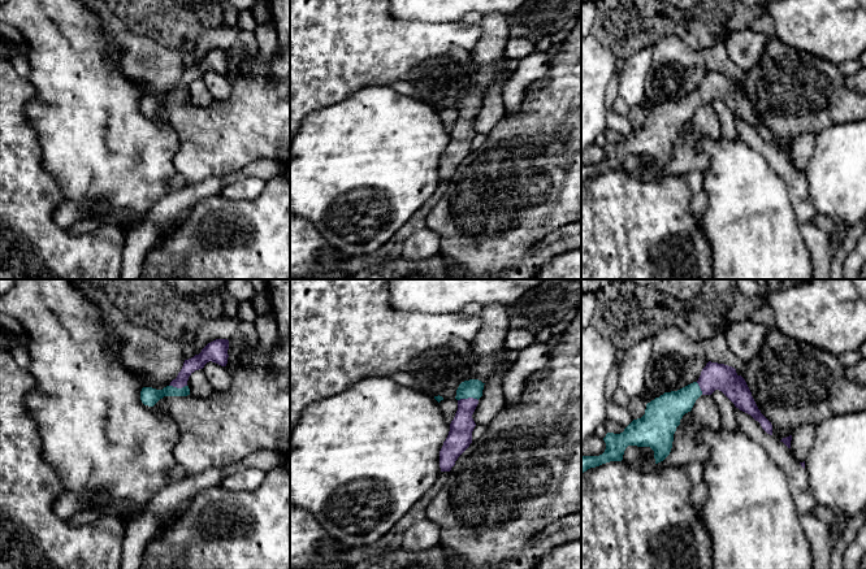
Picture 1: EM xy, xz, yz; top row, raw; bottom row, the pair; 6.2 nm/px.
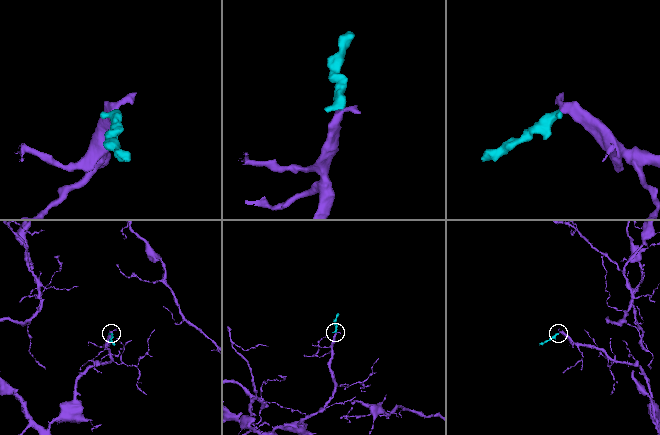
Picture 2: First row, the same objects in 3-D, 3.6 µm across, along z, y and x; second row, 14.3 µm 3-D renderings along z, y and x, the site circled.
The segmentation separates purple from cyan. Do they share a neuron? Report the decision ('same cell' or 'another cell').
same cell

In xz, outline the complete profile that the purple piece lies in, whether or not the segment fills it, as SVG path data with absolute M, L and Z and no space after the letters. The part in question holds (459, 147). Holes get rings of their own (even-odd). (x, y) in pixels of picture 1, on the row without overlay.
M469 88L462 91L456 99L458 120L440 160L441 181L450 181L458 166L472 152L472 140L476 135L472 123L482 105L484 94L479 88Z

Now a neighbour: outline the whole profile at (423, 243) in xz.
M425 226L410 234L403 244L400 257L419 261L433 259L440 253L440 235Z

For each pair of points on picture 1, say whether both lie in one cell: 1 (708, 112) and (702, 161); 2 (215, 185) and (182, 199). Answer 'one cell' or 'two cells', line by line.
1: one cell
2: one cell

